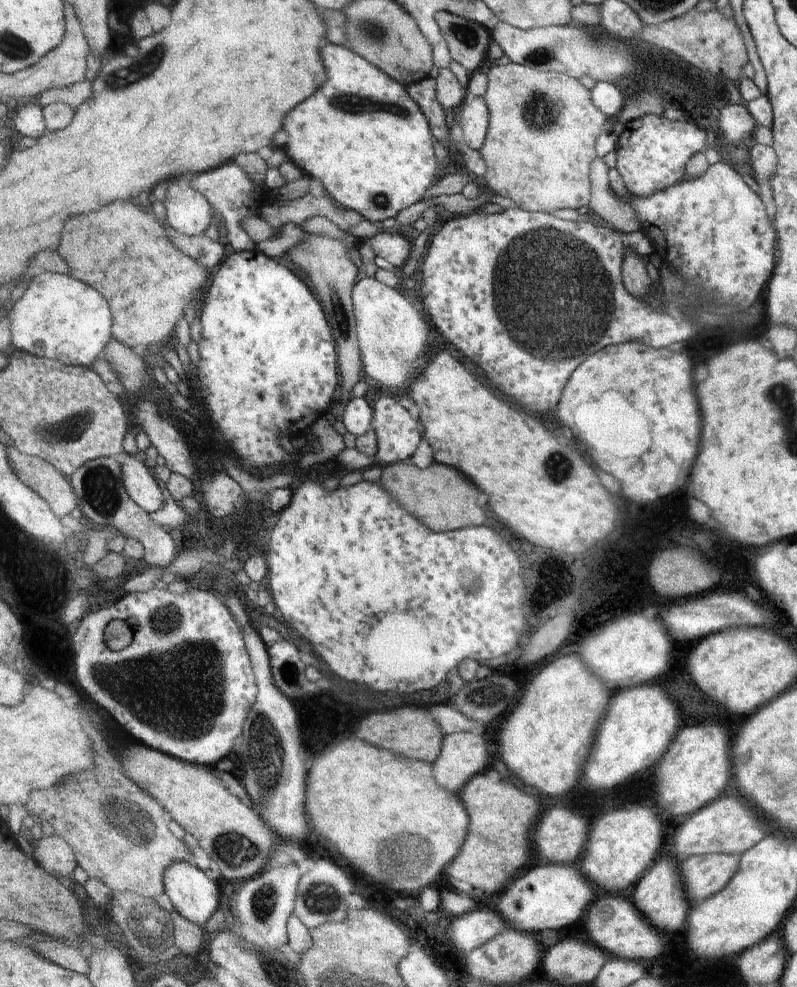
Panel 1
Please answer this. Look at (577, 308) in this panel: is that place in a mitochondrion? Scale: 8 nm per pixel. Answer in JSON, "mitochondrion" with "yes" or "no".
{"mitochondrion":"yes"}

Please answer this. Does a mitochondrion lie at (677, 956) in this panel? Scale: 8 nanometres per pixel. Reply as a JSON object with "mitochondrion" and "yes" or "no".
{"mitochondrion":"no"}

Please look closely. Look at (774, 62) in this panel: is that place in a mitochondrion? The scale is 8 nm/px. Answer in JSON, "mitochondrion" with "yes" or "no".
{"mitochondrion":"no"}

